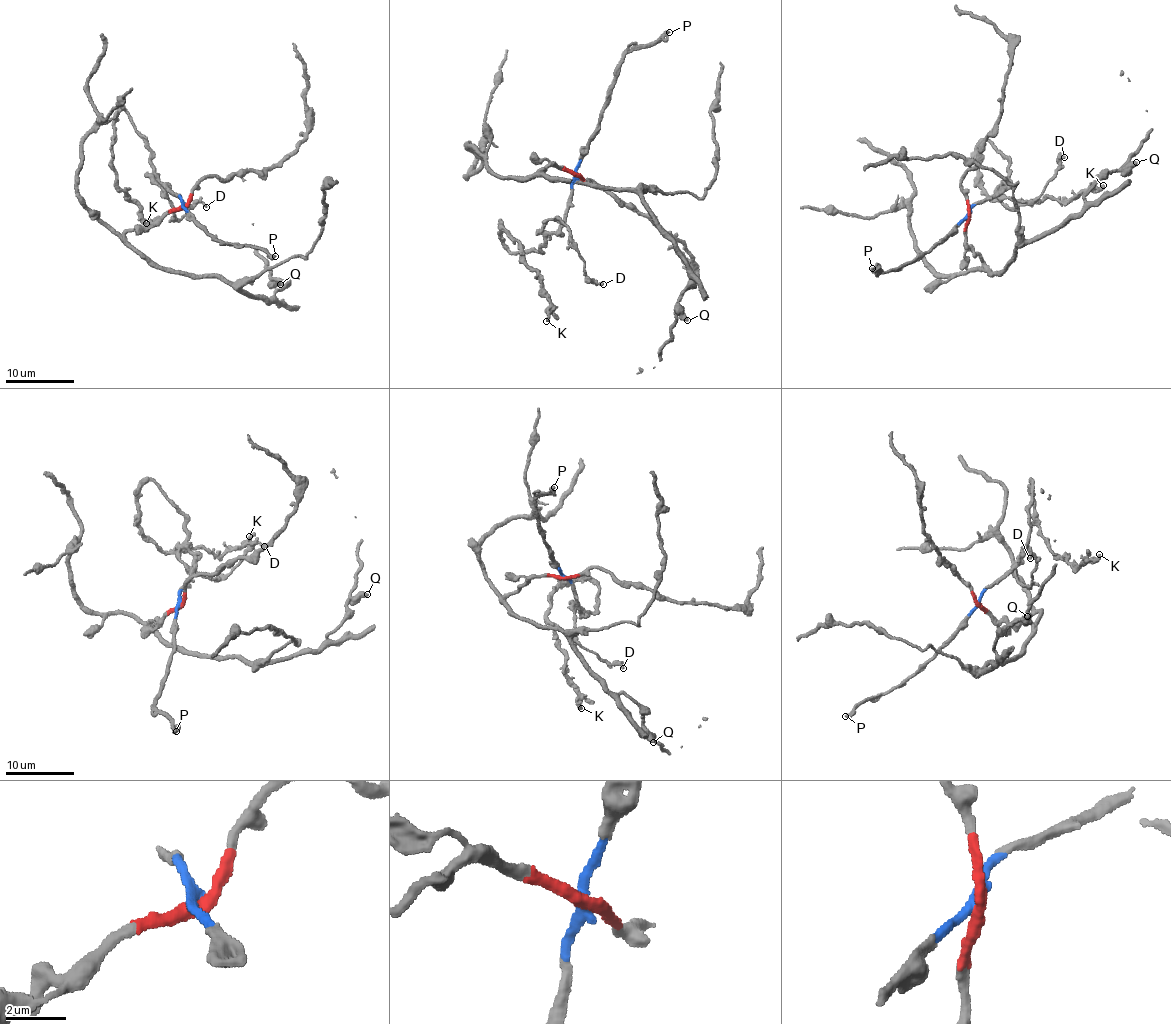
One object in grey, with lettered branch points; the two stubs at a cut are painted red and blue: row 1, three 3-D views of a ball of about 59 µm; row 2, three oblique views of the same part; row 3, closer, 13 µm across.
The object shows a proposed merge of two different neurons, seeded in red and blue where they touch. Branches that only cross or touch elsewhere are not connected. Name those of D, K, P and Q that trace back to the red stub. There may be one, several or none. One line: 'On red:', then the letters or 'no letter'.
On red: Q

